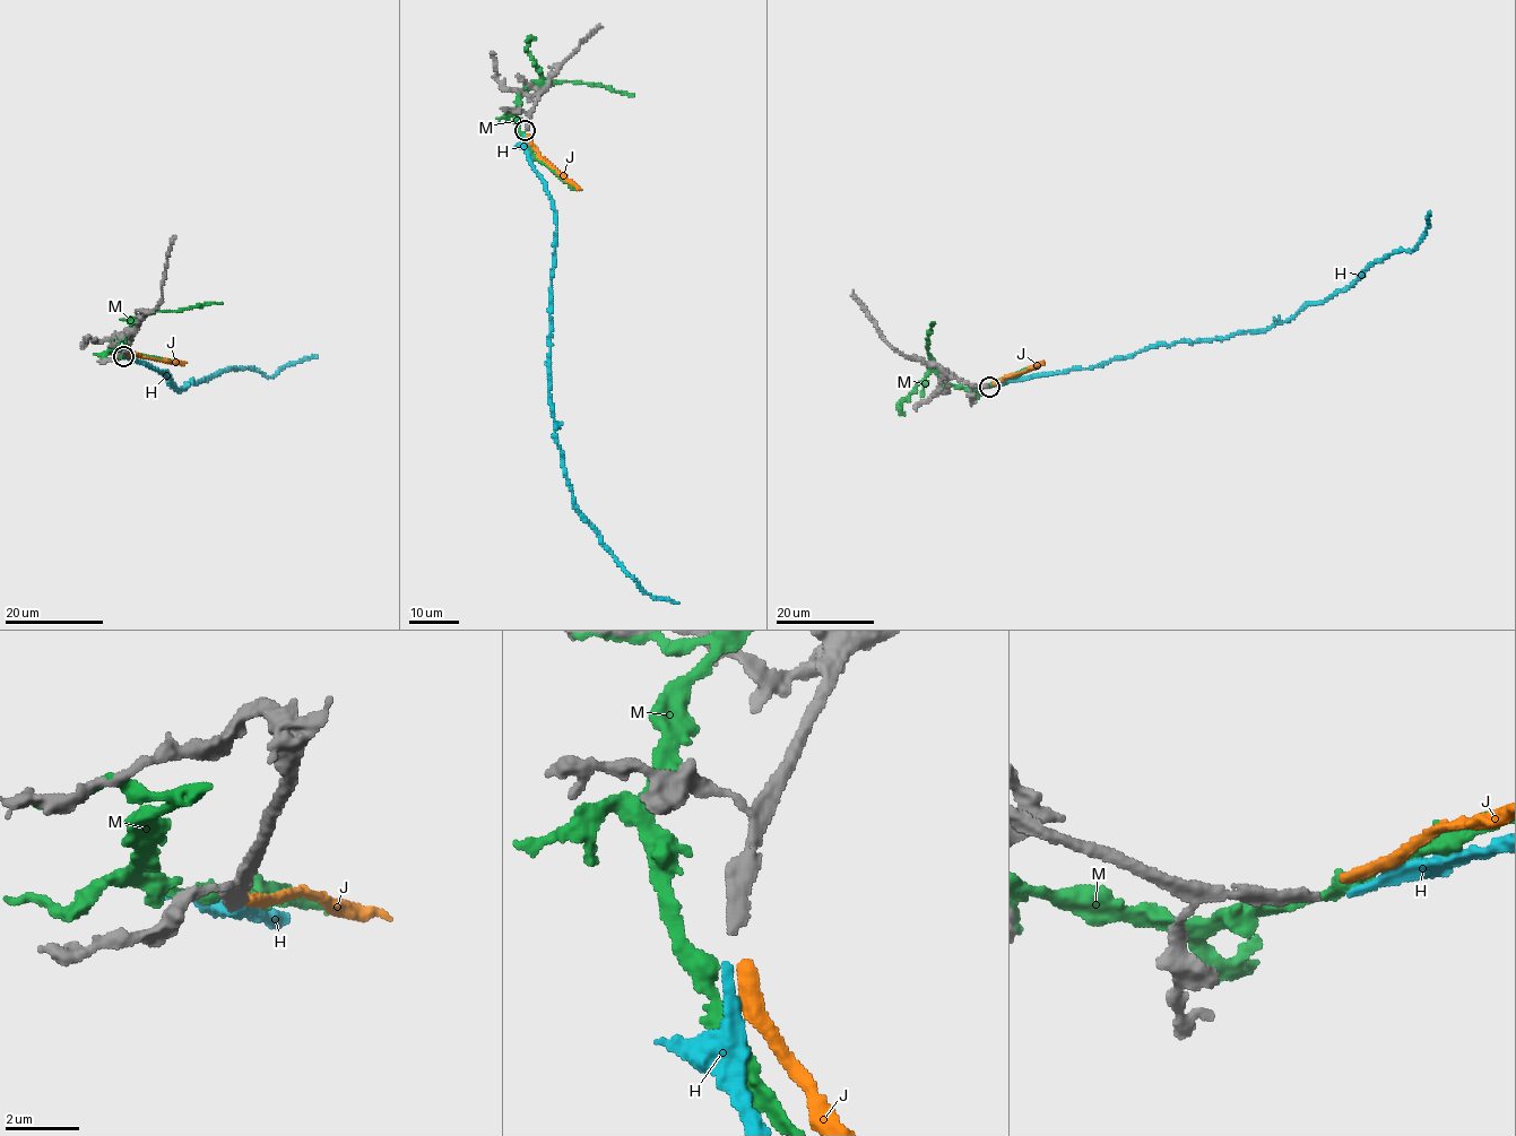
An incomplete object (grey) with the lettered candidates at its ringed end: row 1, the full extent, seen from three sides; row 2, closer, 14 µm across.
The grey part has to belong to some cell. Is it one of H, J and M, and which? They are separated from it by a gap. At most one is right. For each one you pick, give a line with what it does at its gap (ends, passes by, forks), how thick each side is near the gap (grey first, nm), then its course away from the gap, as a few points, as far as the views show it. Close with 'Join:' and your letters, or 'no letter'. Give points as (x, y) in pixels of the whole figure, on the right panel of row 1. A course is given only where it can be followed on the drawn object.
H: it ends | 280/200 nm | via (993, 386), (1092, 367), (1157, 345), (1267, 329), (1353, 285), (1371, 263), (1413, 250), (1429, 211)
Join: H

